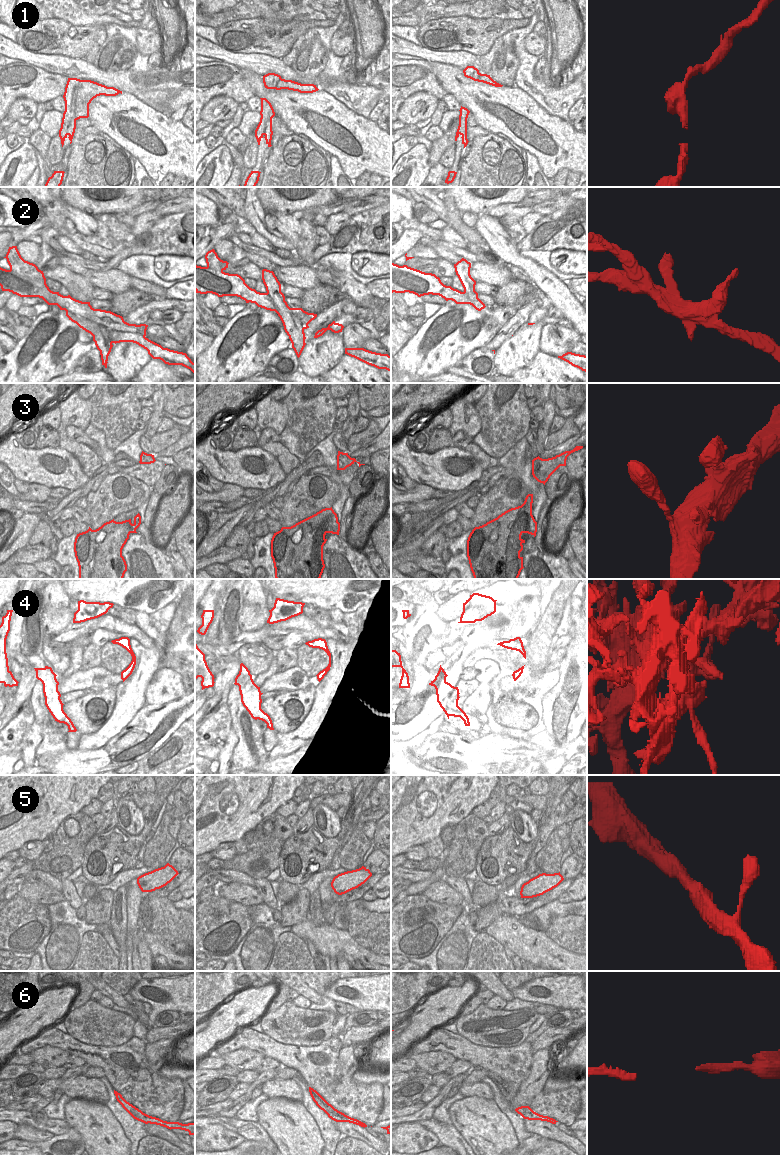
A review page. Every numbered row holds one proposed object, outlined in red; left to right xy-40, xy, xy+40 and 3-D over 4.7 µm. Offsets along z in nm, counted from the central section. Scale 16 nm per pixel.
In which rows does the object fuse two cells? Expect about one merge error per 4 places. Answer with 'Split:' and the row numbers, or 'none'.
Split: 2, 4

